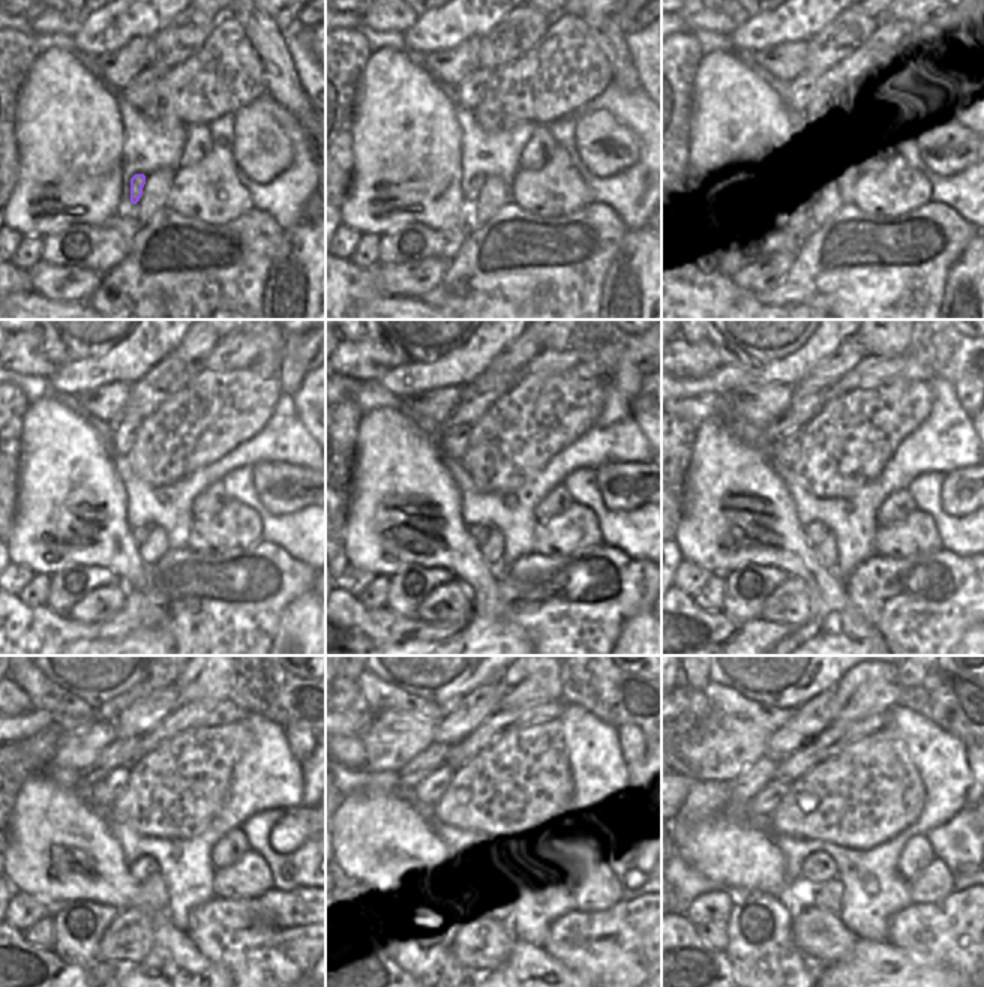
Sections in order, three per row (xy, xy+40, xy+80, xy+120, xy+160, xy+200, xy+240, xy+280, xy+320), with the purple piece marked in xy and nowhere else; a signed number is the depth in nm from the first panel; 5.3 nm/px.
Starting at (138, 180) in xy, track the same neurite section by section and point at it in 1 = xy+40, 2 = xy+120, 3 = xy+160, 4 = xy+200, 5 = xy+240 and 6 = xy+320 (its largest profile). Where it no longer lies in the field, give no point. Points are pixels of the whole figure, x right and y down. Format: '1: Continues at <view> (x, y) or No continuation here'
1: Continues at xy+40 (476, 183)
2: Continues at xy+120 (141, 533)
3: Continues at xy+160 (479, 533)
4: Continues at xy+200 (816, 531)
5: Continues at xy+240 (144, 867)
6: Continues at xy+320 (818, 869).

